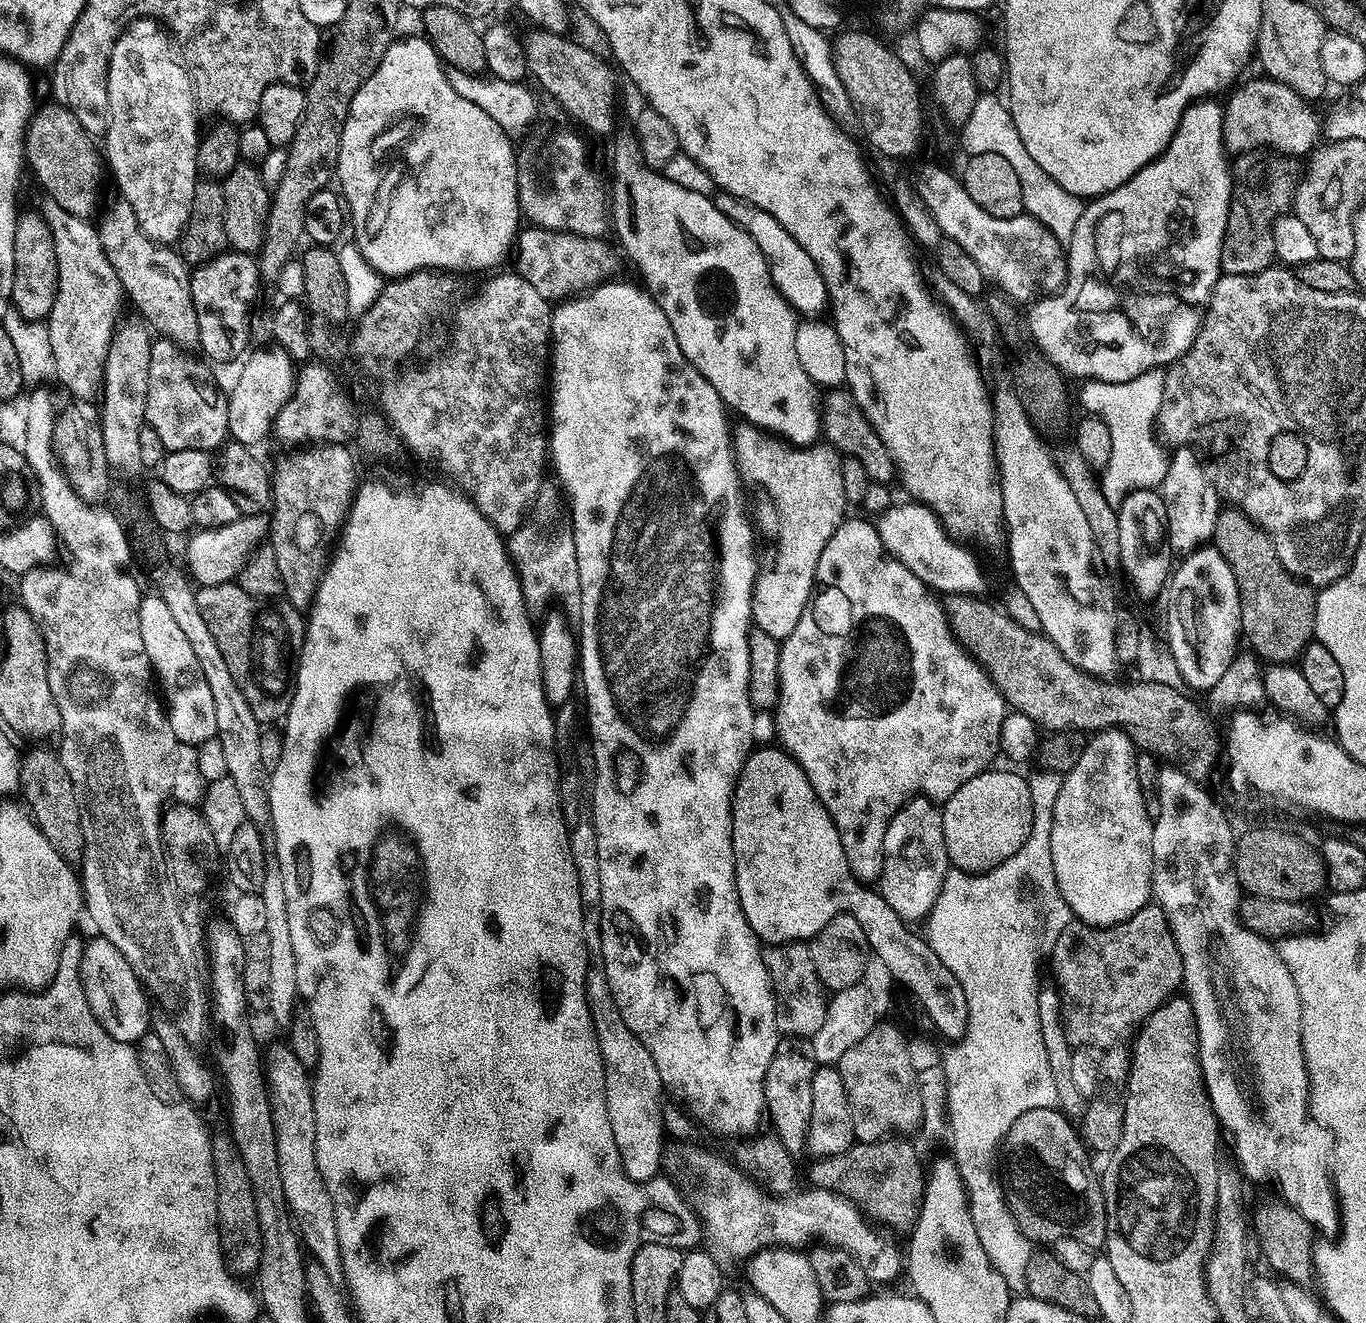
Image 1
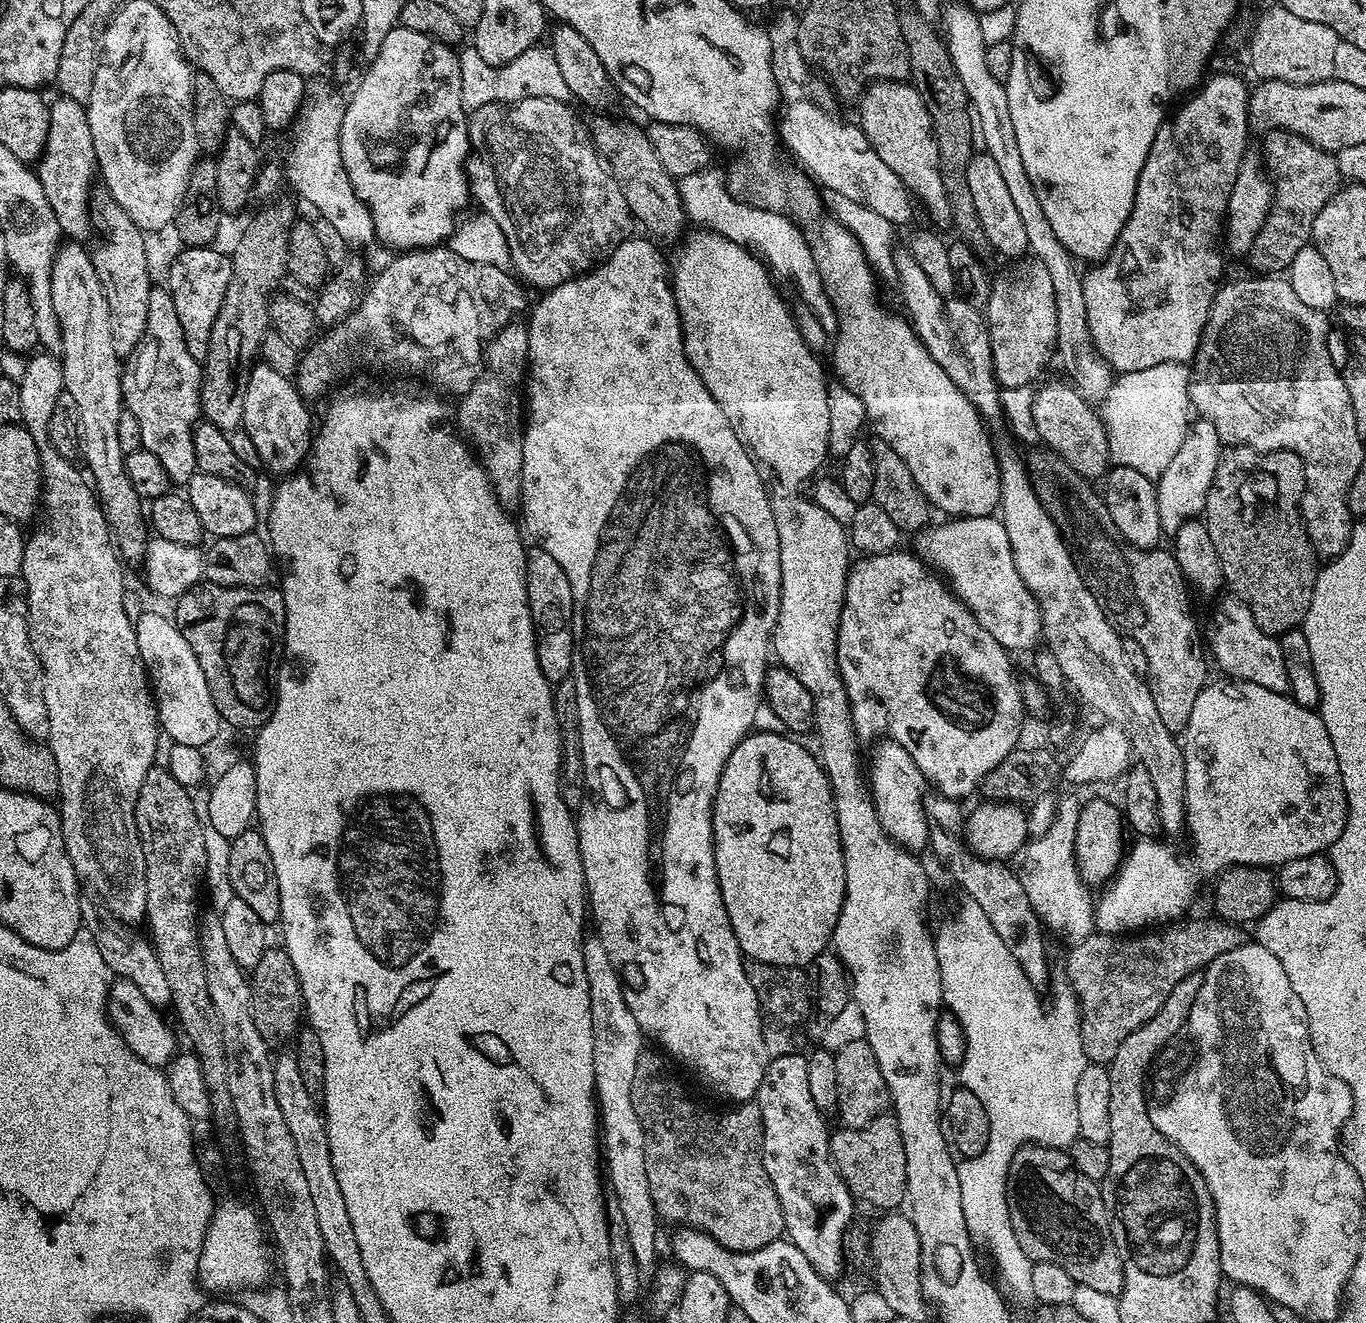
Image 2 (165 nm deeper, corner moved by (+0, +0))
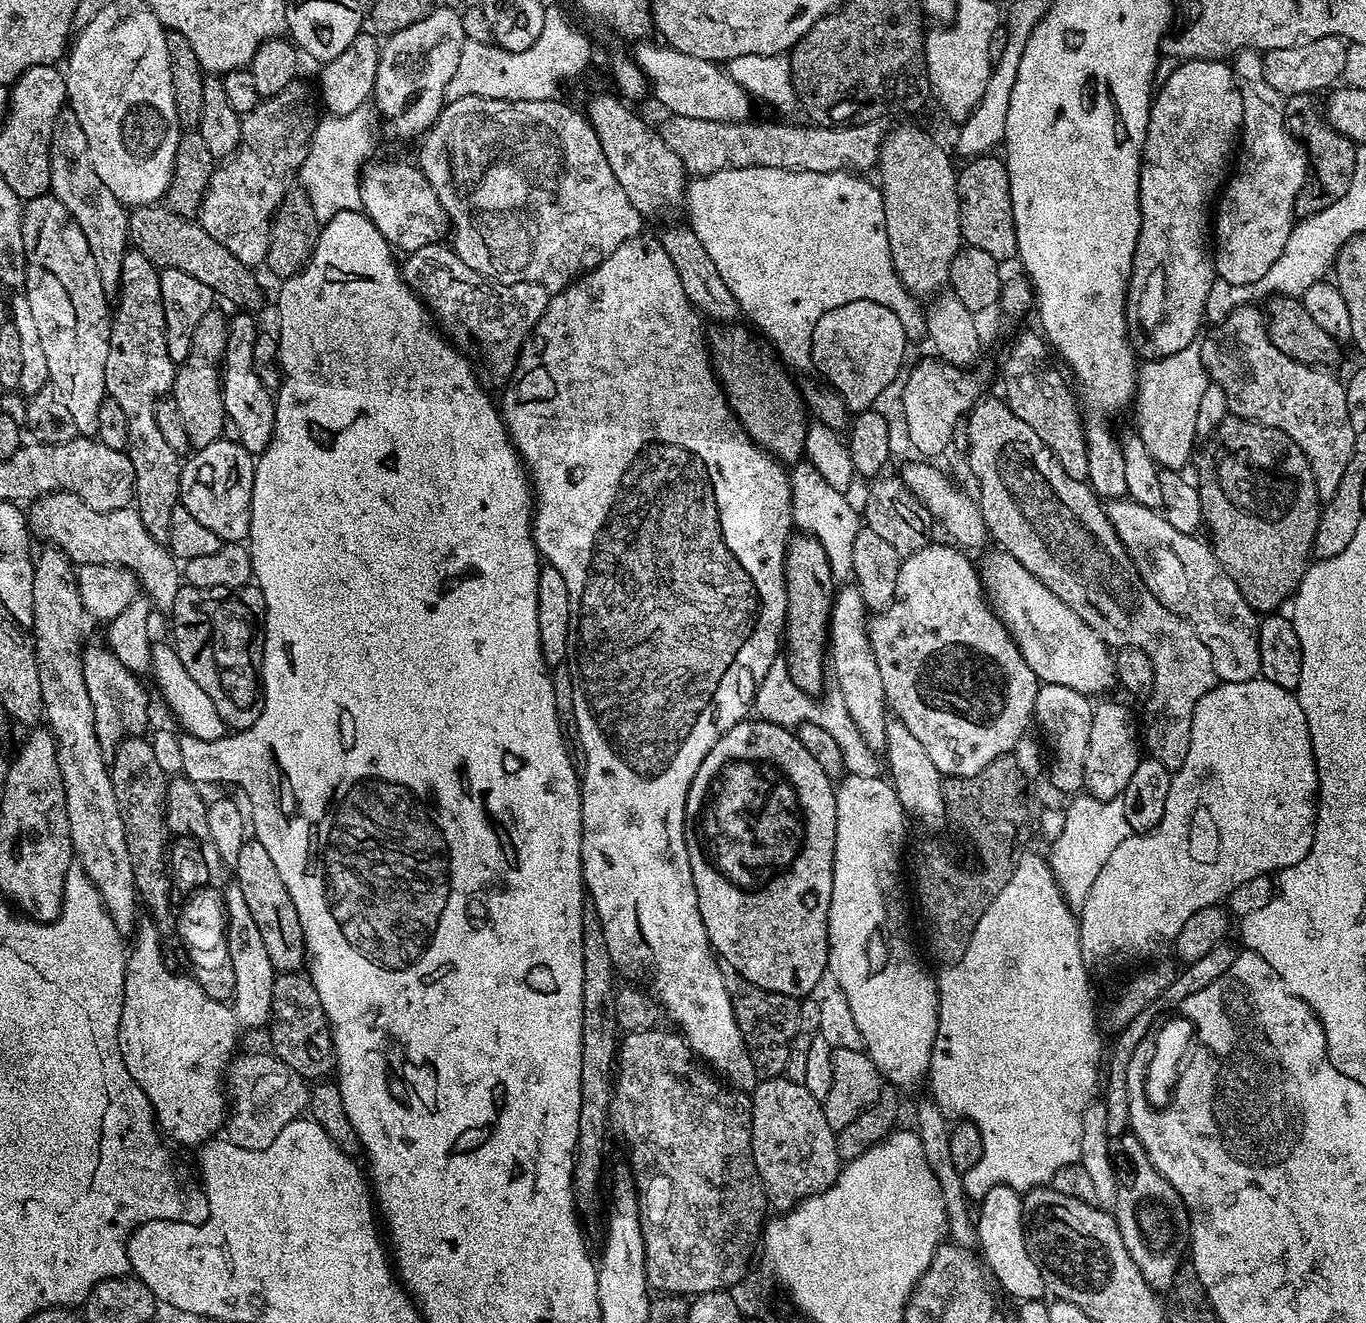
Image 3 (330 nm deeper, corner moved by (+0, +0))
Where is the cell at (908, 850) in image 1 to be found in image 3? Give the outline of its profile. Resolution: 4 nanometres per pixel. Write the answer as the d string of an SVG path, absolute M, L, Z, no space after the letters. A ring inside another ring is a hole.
M855 583L841 587L832 600L832 617L828 620L828 646L830 668L836 671L835 691L844 699L850 718L862 734L866 746L880 754L886 746L886 722L890 719L890 709L884 698L882 674L878 674L878 662L868 637L870 609L862 598Z

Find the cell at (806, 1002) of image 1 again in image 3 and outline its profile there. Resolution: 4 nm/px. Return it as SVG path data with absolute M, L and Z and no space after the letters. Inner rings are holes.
M741 976L728 980L728 993L732 999L738 1030L742 1030L750 1058L756 1064L757 1073L768 1078L781 1075L785 1071L783 1068L788 1064L788 1047L800 1032L801 1001L795 996L762 990L746 982L746 978Z

